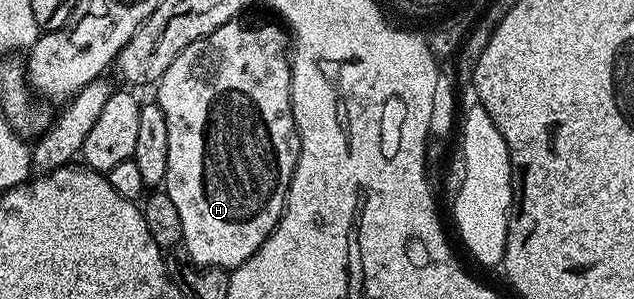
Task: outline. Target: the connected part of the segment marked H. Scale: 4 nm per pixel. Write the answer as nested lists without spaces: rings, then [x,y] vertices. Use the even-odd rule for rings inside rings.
[[[237,17],[226,21],[220,28],[214,29],[208,36],[194,40],[171,61],[170,67],[162,73],[155,84],[154,101],[166,113],[166,129],[168,130],[170,149],[166,157],[166,177],[162,184],[168,192],[170,201],[174,201],[178,214],[182,217],[182,247],[192,258],[192,262],[200,267],[222,267],[235,269],[241,267],[262,244],[270,237],[272,230],[284,215],[288,205],[288,190],[294,177],[294,169],[300,152],[300,134],[292,112],[292,65],[289,52],[286,50],[286,31],[279,22],[271,23],[268,19],[244,19]]]

